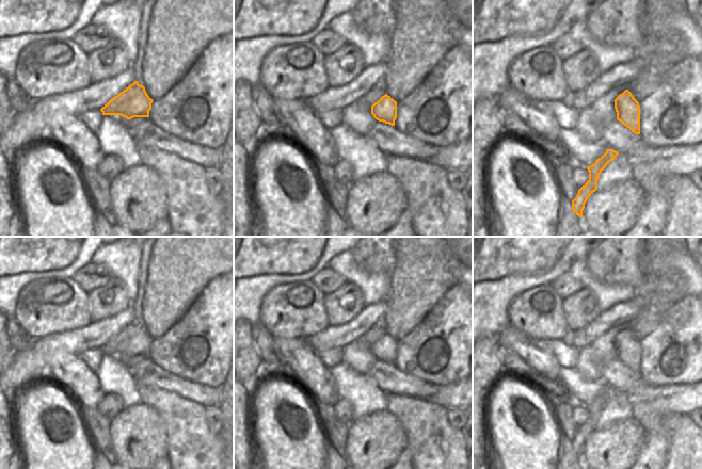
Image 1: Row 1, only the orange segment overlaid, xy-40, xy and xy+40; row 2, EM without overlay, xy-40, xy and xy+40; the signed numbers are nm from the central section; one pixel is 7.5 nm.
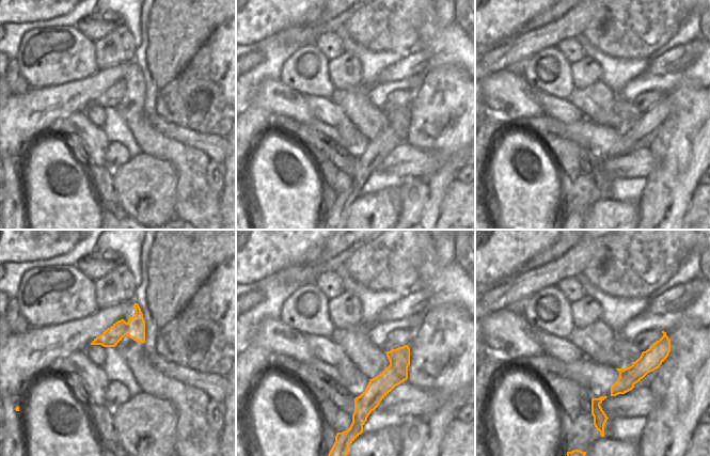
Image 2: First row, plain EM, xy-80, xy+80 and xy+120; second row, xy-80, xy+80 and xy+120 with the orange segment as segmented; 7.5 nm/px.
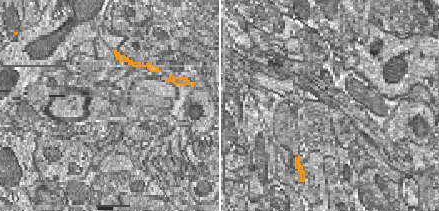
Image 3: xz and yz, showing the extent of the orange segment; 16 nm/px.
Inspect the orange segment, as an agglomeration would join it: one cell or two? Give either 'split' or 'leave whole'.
split

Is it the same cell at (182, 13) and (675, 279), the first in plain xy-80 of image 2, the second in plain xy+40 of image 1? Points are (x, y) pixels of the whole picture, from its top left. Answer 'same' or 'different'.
same

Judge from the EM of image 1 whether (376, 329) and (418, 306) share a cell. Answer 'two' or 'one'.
two

